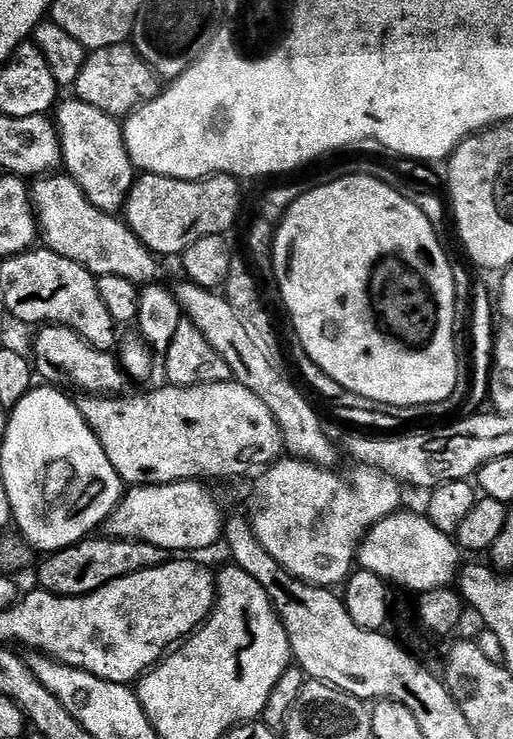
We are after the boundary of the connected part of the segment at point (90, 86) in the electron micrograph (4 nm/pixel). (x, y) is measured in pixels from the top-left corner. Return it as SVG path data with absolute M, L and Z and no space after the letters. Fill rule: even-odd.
M128 42L110 47L95 49L83 66L74 85L75 95L82 103L89 103L115 118L130 117L136 109L155 99L162 84L146 61L136 53L135 47Z

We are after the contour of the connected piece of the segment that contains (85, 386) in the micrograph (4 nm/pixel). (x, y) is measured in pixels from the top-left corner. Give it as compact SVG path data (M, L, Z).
M44 326L36 336L36 358L34 368L37 373L45 376L52 386L73 384L83 393L90 394L120 394L130 384L119 359L112 352L103 352L87 344L74 330L59 326Z

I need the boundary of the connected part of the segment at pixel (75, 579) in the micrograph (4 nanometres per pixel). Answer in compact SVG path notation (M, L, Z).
M96 534L77 544L71 544L68 548L47 553L36 572L36 580L43 591L52 592L55 596L88 596L118 578L126 578L143 569L167 563L169 558L170 553L166 549L150 543L113 540L103 534Z

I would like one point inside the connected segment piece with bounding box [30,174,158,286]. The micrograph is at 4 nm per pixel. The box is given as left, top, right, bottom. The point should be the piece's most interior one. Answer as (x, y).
(74, 228)

